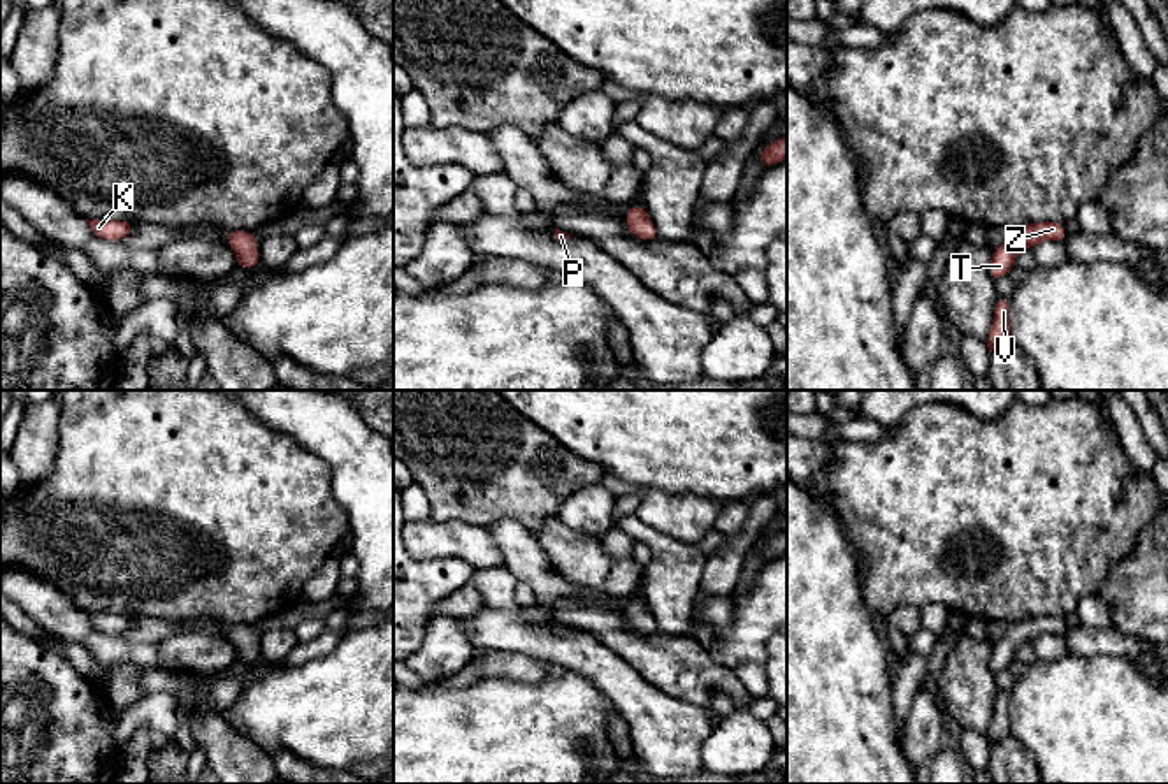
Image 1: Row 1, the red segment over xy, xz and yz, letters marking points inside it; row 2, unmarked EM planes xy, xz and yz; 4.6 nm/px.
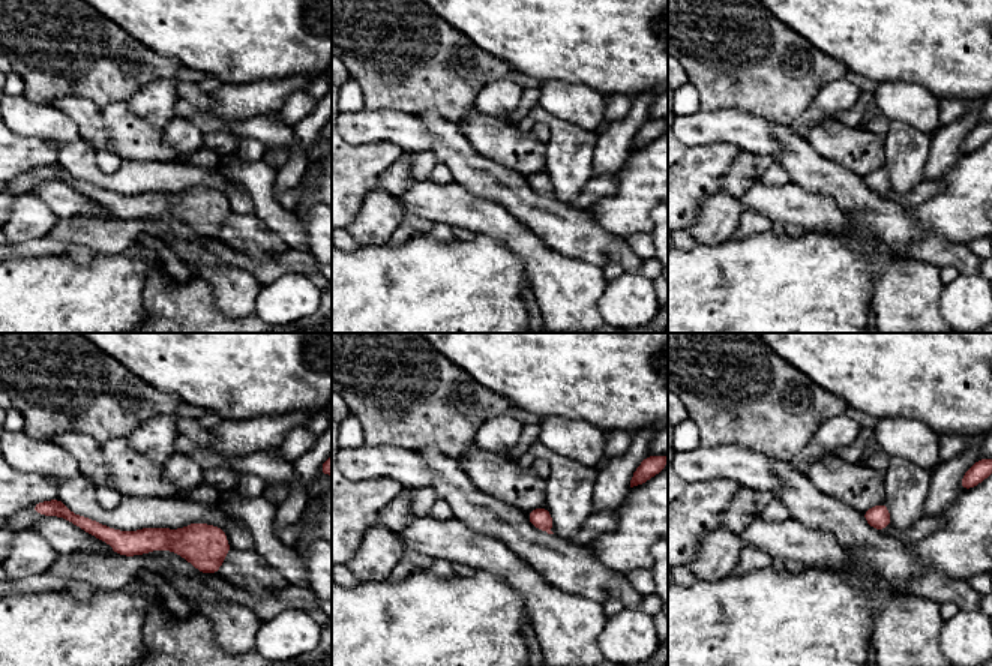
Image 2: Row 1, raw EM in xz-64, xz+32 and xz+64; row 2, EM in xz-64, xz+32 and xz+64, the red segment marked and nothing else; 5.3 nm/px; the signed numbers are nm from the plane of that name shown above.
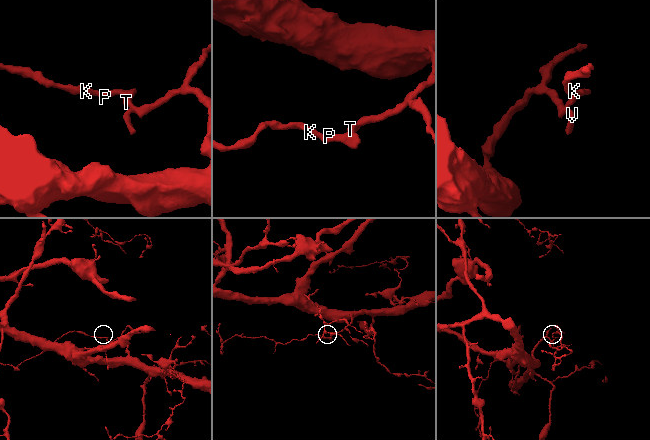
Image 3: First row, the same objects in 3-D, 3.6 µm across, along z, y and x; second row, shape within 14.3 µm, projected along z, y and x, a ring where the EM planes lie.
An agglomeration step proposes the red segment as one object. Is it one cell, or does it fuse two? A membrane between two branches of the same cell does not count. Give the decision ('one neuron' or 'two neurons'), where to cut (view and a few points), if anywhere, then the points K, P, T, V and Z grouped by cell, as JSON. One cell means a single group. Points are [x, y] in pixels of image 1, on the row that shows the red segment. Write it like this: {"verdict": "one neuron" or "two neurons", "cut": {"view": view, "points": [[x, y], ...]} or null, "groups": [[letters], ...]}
{"verdict": "one neuron", "cut": null, "groups": [["K", "P", "T", "V", "Z"]]}

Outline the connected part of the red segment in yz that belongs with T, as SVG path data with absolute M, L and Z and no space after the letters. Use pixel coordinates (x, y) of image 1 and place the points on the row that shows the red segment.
M1042 221L1024 225L1015 229L1008 236L1008 243L992 250L992 260L989 265L989 274L996 281L1001 276L1006 276L1015 265L1015 257L1026 248L1033 248L1045 239L1064 241L1068 236L1064 225L1057 221Z

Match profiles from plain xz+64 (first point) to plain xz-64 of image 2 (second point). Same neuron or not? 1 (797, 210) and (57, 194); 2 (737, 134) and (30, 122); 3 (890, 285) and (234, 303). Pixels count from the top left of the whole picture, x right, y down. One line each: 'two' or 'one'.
1: one
2: one
3: one

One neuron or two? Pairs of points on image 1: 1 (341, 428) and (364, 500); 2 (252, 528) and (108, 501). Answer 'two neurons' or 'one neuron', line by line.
1: one neuron
2: one neuron

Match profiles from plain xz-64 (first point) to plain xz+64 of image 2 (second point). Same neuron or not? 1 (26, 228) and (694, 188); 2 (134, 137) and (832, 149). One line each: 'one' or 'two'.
1: two
2: one

